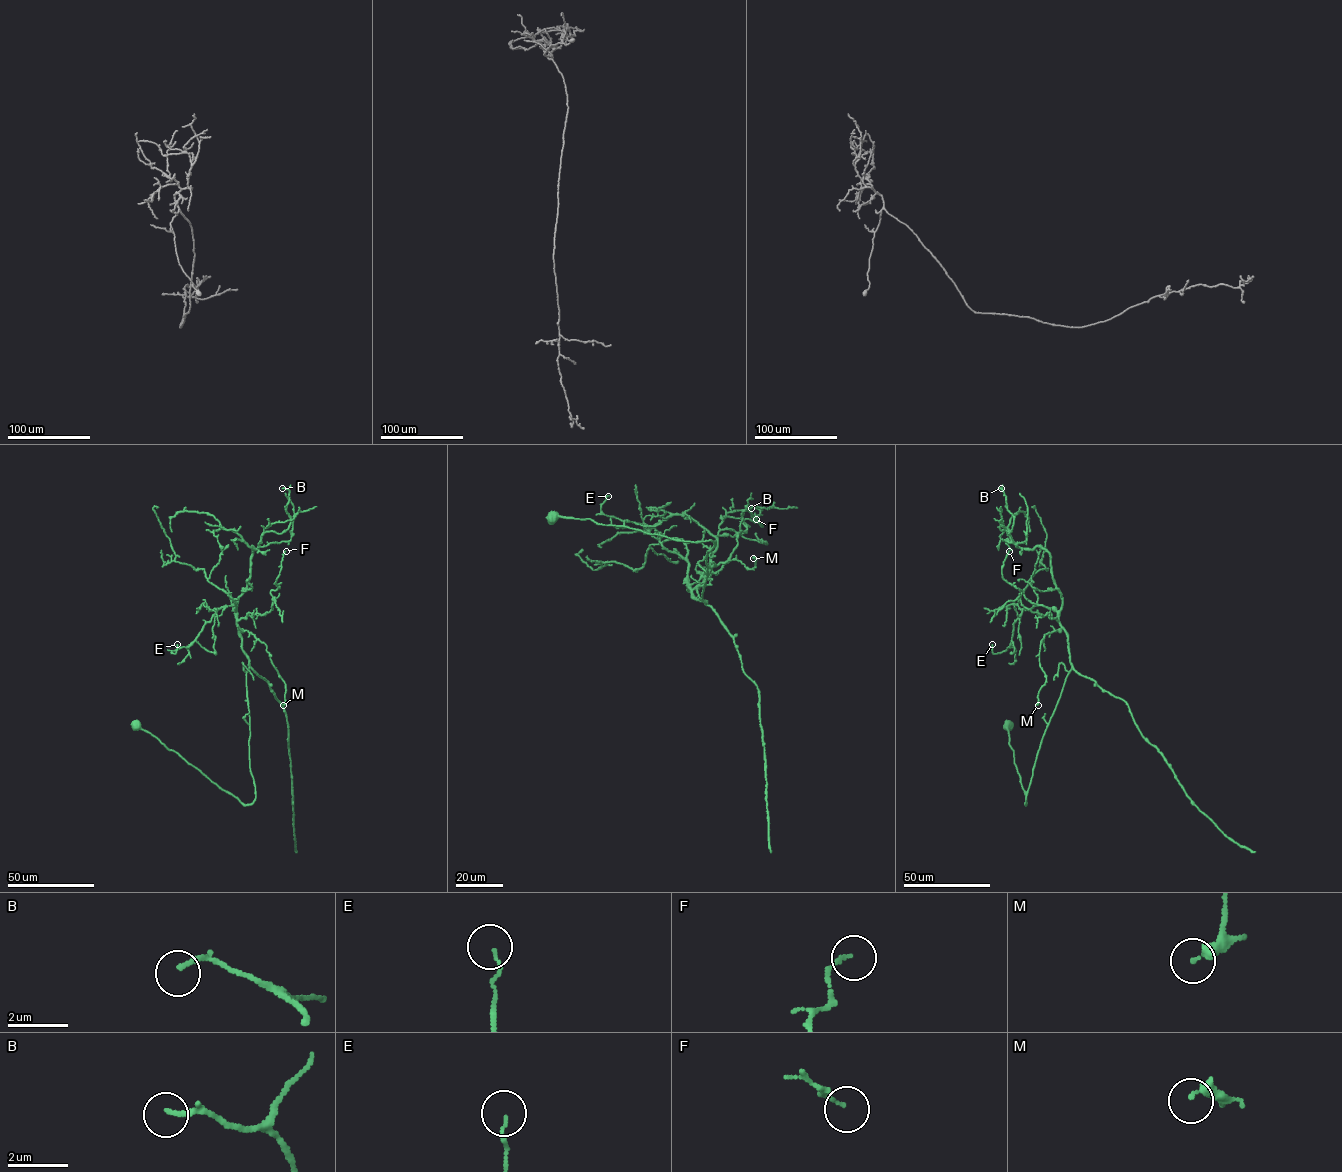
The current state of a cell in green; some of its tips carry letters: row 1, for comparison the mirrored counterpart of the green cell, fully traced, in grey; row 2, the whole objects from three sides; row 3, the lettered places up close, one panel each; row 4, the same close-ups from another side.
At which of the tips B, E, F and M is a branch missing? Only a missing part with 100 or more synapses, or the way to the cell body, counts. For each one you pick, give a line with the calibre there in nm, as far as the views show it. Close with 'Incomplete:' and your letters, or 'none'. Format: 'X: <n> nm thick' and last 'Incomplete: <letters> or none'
Incomplete: none

